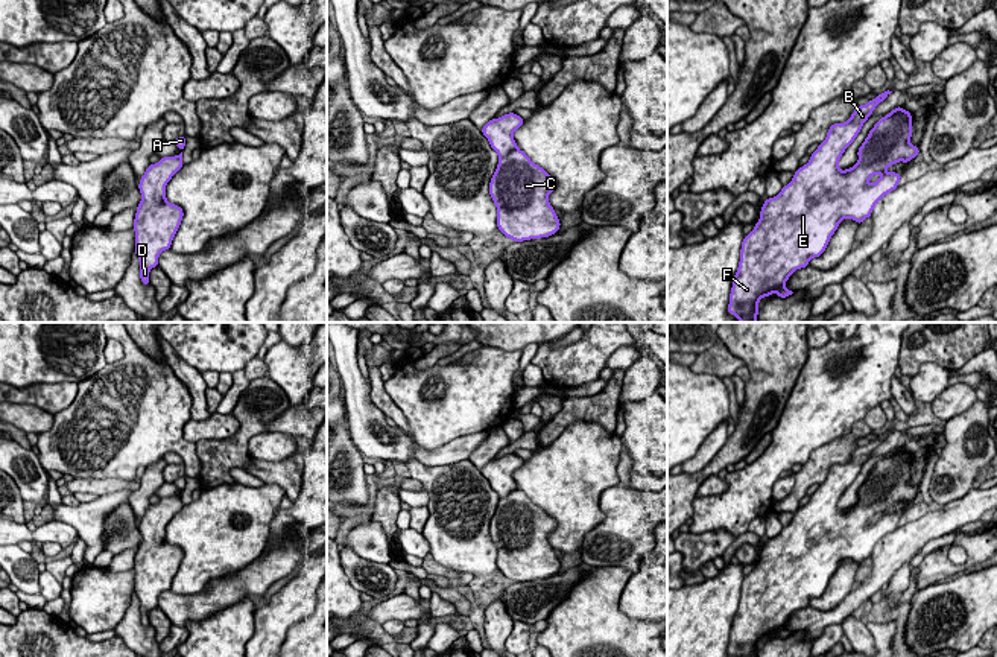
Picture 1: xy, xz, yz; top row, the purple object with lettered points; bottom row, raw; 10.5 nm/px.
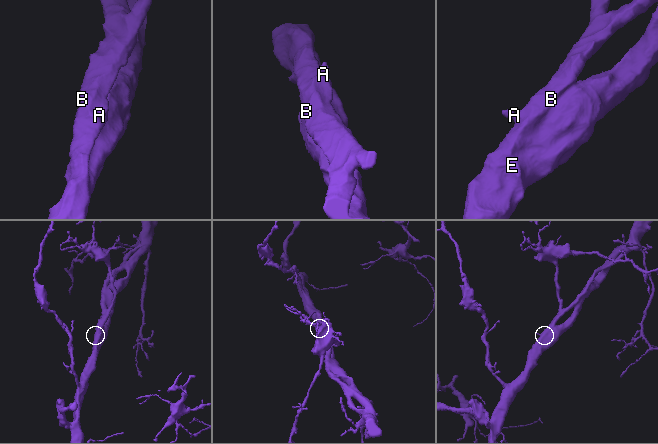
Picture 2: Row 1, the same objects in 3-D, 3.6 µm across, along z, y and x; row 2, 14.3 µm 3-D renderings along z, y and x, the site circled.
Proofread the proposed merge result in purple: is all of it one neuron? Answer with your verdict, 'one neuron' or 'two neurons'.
one neuron

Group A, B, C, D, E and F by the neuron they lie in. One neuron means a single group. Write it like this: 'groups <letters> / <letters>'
groups A B C D E F

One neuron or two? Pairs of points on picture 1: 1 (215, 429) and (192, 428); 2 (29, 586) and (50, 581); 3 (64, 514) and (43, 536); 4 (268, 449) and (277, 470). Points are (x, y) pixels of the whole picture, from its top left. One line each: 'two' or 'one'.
1: one
2: two
3: two
4: two

